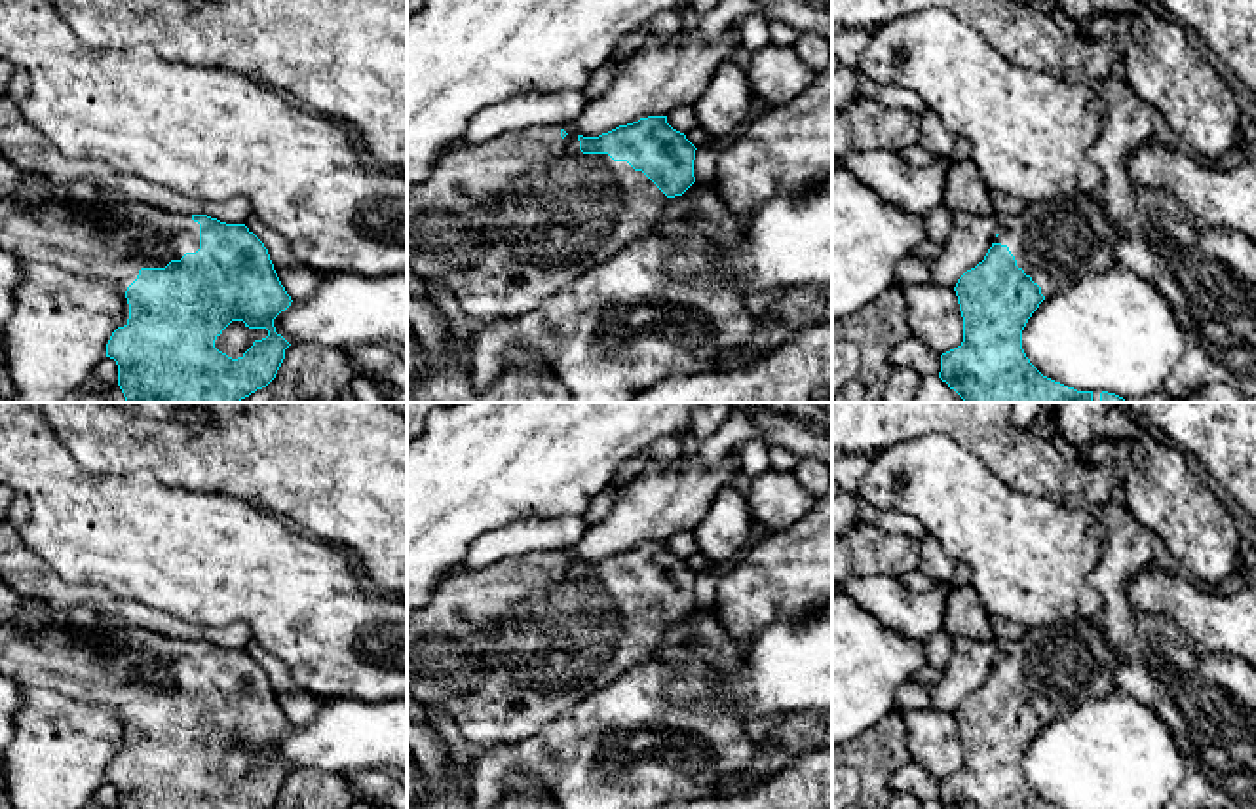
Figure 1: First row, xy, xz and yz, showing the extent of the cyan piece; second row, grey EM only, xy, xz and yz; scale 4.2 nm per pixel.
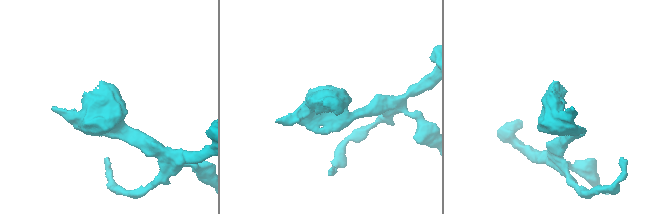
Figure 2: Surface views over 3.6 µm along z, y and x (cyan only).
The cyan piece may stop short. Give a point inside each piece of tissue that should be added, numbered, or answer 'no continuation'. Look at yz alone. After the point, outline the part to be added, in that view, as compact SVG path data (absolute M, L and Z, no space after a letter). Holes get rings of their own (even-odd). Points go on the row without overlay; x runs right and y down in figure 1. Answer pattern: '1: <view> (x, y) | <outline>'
1: yz (1057, 667) | M1098 621L1028 627L1022 638L998 642L998 659L994 668L1009 672L1017 691L1041 712L1045 724L1115 691L1117 657Z

